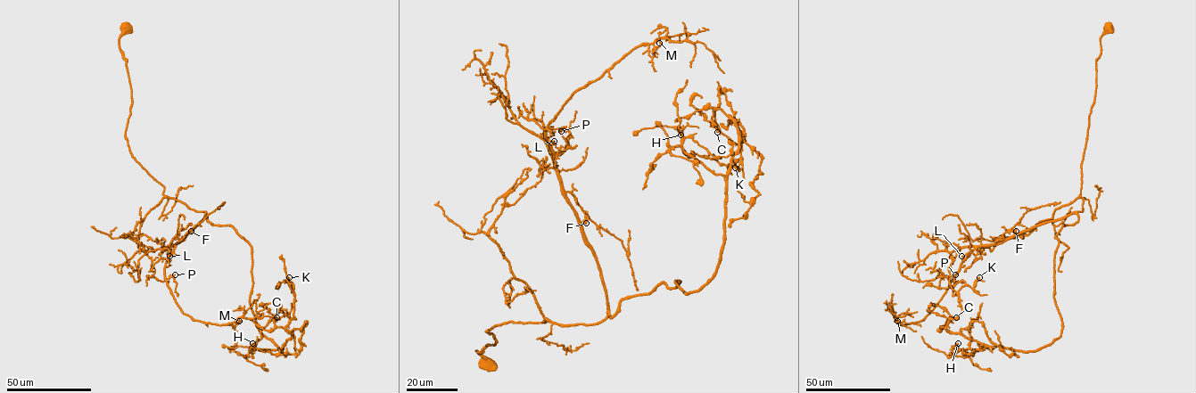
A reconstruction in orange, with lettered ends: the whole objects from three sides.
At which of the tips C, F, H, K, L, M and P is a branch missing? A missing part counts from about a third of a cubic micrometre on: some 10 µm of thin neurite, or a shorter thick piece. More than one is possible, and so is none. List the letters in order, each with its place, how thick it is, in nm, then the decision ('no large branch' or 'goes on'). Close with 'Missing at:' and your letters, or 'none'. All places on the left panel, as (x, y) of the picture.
C: (276, 317) | 190 nm | no large branch
F: (191, 231) | 180 nm | no large branch
H: (252, 343) | 130 nm | no large branch
K: (289, 277) | 190 nm | no large branch
L: (169, 256) | 220 nm | no large branch
M: (239, 321) | 110 nm | no large branch
P: (175, 274) | 240 nm | no large branch
Missing at: none

